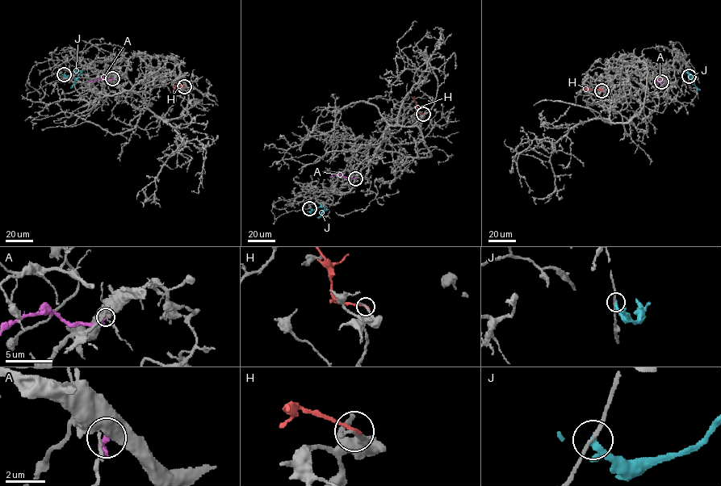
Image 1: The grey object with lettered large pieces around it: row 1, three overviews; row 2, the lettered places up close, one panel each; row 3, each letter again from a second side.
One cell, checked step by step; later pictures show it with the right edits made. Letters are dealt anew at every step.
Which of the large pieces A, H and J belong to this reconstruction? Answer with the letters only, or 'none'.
none

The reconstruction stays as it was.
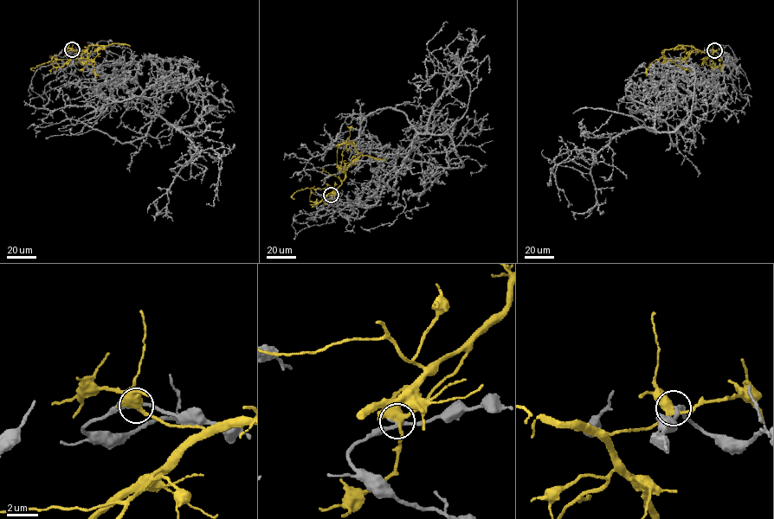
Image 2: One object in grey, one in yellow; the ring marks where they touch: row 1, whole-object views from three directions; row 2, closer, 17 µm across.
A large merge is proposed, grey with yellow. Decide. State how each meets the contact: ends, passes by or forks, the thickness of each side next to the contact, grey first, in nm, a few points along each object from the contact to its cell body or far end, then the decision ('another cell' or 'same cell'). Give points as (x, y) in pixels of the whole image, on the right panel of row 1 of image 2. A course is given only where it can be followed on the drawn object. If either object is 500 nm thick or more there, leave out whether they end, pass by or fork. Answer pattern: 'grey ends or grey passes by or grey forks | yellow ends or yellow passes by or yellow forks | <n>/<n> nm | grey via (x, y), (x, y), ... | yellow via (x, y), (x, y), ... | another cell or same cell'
grey passes by | yellow forks | 240/420 nm | grey via (714, 50), (724, 89), (681, 62), (691, 117), (654, 120), (670, 144), (688, 118), (688, 133) | yellow via (714, 50), (705, 53), (692, 46), (666, 49), (662, 54), (662, 58), (691, 71) | same cell

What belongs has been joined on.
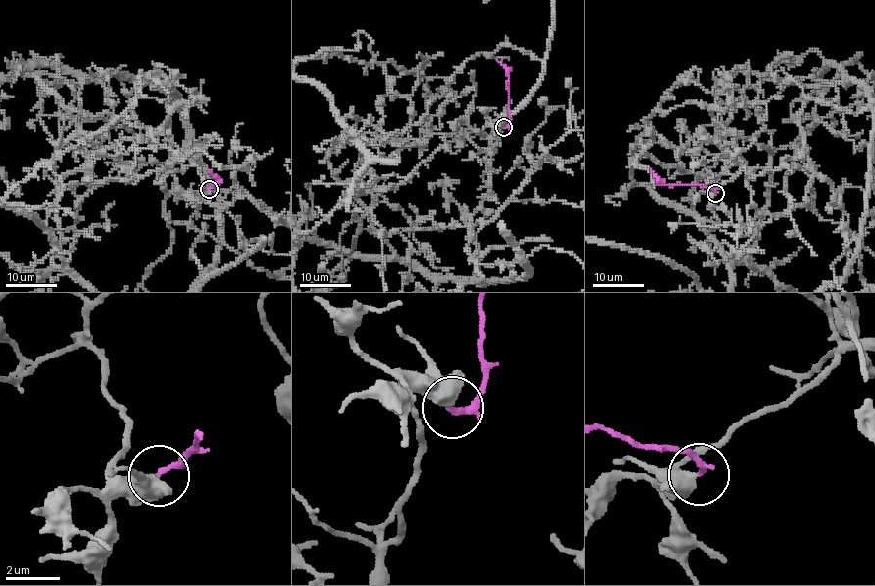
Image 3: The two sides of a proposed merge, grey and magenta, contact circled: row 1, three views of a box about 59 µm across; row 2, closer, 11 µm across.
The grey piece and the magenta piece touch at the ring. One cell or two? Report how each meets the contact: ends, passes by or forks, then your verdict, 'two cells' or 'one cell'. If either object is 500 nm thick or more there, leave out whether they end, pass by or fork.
one cell

